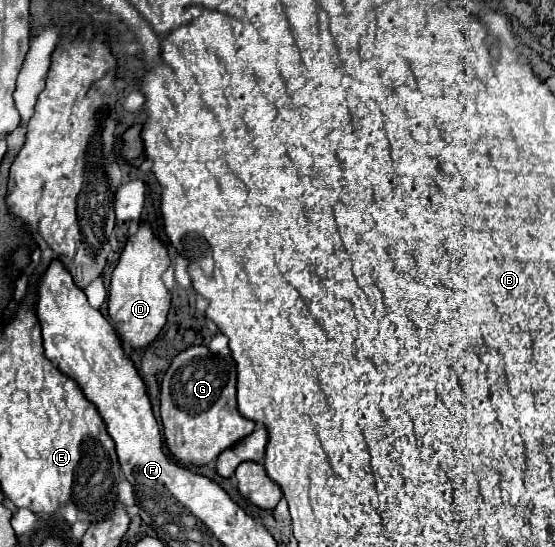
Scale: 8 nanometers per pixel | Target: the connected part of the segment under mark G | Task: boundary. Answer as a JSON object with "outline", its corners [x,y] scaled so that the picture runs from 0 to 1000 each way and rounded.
{"outline":[[[344,631],[333,642],[326,642],[305,667],[305,675],[294,686],[290,700],[290,770],[297,788],[297,806],[308,835],[326,850],[373,850],[377,843],[391,839],[395,828],[402,828],[409,817],[434,806],[441,795],[456,792],[459,773],[434,762],[427,751],[423,733],[423,664],[416,653],[391,653],[377,642],[369,631]]]}

